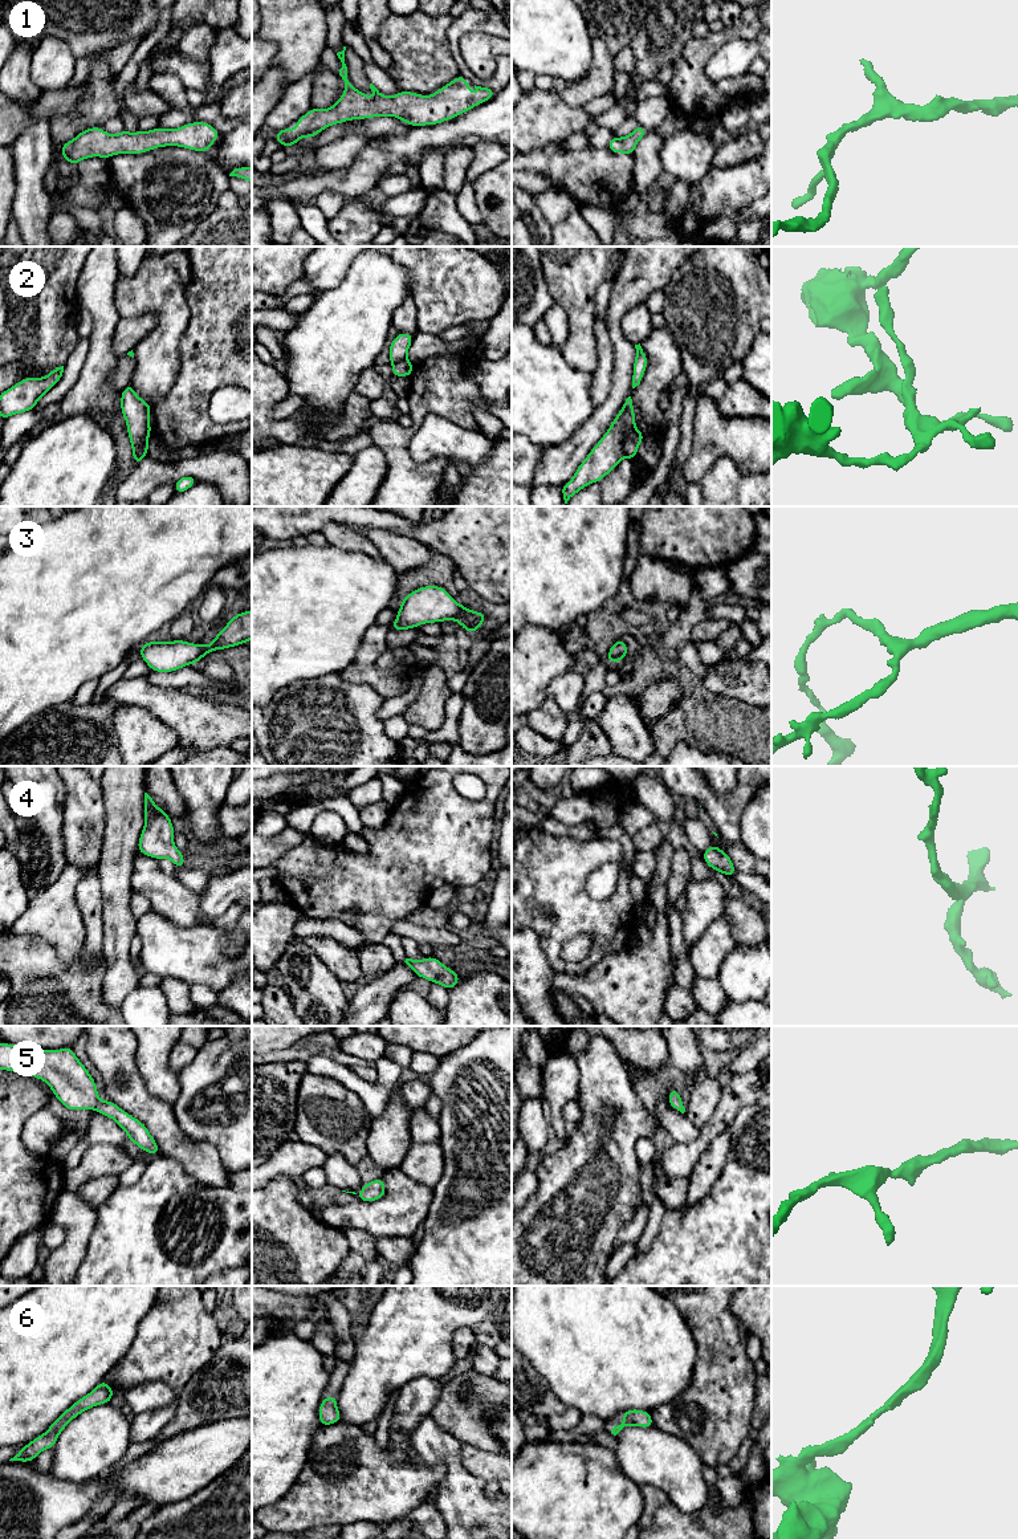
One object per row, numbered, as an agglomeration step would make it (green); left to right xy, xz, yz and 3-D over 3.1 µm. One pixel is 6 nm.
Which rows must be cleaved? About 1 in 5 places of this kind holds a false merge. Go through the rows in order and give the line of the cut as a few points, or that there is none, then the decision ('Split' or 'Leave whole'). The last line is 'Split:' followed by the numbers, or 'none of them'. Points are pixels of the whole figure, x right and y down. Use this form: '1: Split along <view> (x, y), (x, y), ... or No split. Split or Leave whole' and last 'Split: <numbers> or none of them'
1: No split. Leave whole
2: Split along yz (635, 426), (624, 439), (624, 456). Split
3: No split. Leave whole
4: No split. Leave whole
5: No split. Leave whole
6: No split. Leave whole
Split: 2

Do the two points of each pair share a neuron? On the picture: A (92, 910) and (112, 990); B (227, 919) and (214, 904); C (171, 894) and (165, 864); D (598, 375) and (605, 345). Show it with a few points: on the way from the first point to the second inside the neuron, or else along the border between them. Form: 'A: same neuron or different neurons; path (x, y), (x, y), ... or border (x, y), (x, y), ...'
A: different neurons; border (101, 915), (102, 947), (100, 952)
B: different neurons; border (237, 902), (211, 923)
C: different neurons; border (157, 859), (161, 868), (172, 875)
D: same neuron; path (605, 367), (605, 353)

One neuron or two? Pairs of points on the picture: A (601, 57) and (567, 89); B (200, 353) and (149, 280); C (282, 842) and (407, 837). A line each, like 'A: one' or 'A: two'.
A: one
B: two
C: two

